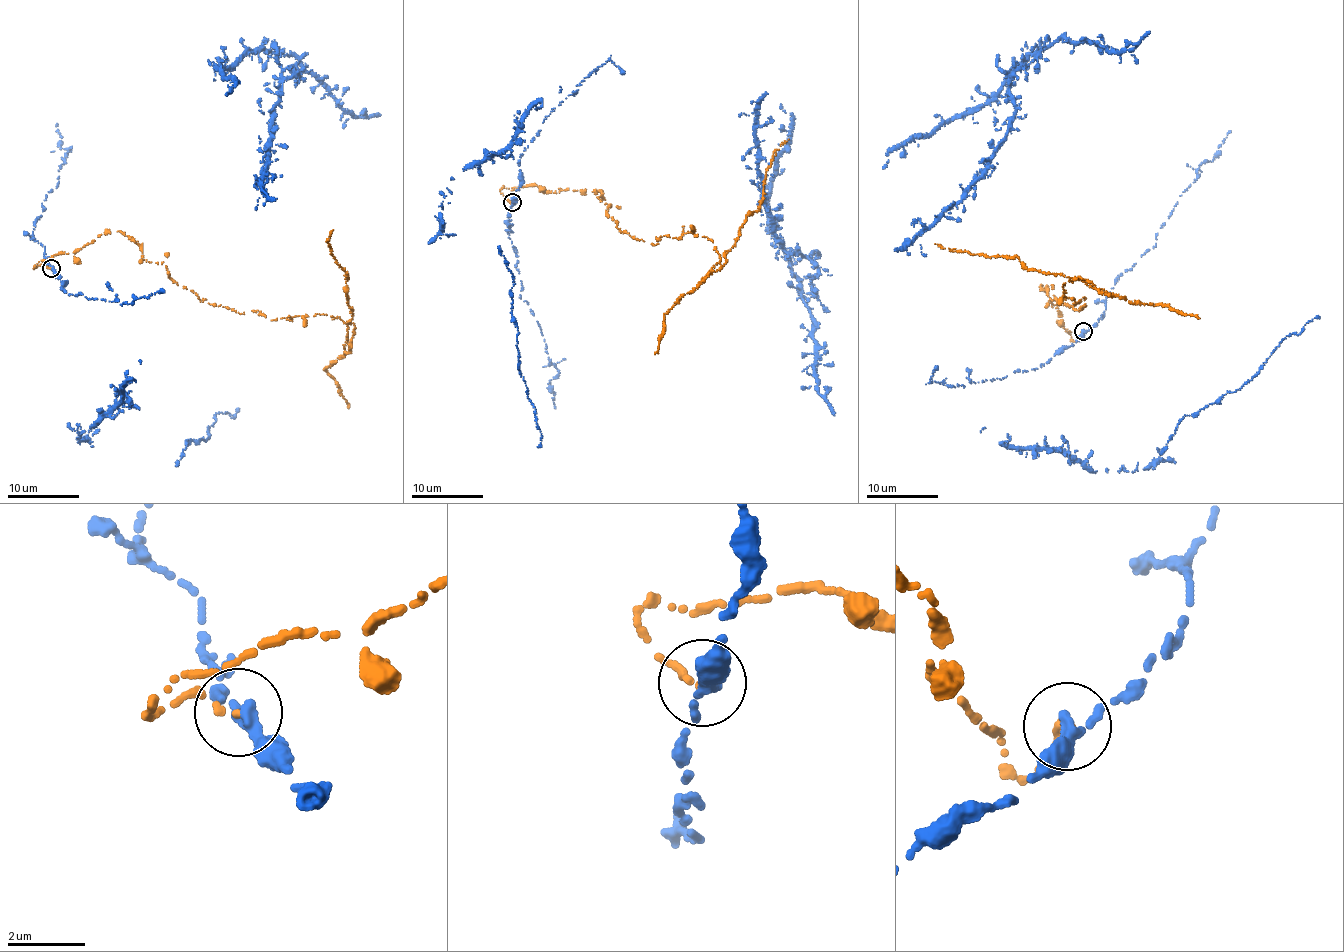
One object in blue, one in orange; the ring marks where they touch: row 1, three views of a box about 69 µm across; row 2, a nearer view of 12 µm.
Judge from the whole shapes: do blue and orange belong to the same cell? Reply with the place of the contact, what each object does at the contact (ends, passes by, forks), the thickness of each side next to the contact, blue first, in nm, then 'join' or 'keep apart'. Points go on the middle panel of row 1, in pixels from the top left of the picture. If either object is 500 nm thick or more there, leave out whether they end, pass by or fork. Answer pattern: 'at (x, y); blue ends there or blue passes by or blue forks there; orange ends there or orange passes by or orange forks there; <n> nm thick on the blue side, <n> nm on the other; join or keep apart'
at (512, 202); blue passes by; orange ends there; 240 nm thick on the blue side, 140 nm on the other; keep apart

